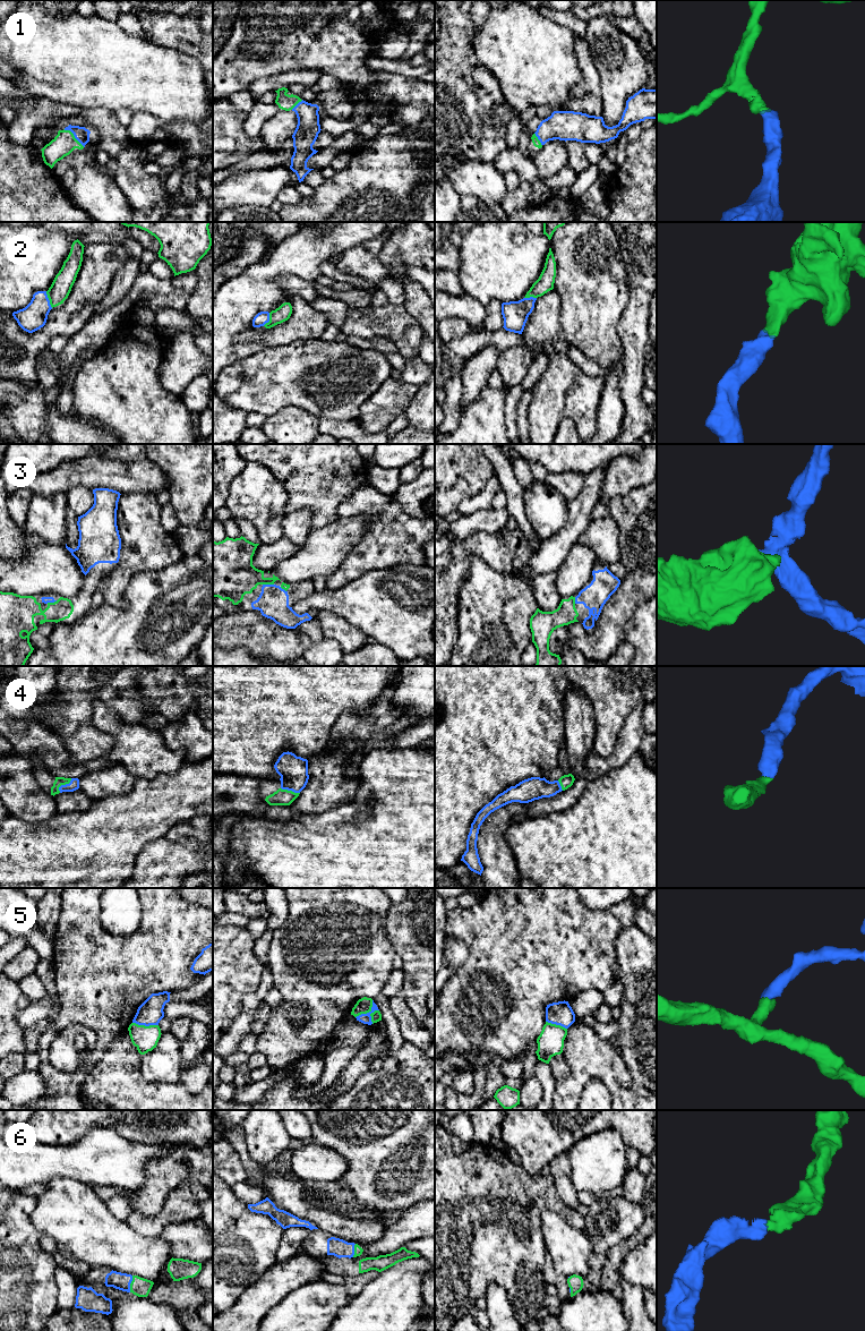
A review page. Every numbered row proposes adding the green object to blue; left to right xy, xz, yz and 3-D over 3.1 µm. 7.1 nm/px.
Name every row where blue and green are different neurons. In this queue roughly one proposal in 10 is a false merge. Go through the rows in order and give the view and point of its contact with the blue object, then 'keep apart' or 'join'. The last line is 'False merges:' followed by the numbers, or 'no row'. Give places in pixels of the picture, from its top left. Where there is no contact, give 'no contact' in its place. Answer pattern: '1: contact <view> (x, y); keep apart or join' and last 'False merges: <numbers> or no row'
1: contact xy (74, 135); join
2: contact xy (48, 299); join
3: contact xz (268, 585); join
4: contact xy (63, 785); join
5: contact xz (367, 1013); keep apart
6: contact xy (130, 1282); join
False merges: 5

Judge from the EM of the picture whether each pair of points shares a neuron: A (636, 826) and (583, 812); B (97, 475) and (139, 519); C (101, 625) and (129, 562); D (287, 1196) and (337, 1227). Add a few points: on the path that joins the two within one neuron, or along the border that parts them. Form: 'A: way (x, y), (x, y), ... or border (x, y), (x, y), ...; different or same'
A: way (623, 826), (597, 826); same
B: border (148, 493), (121, 494); different
C: border (128, 585), (123, 606), (105, 603); different
D: way (299, 1205), (325, 1220); same

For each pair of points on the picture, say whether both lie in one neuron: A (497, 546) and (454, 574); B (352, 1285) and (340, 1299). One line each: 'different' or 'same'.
A: same
B: different

